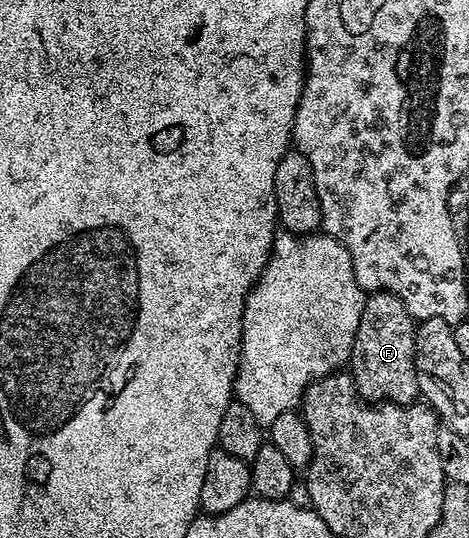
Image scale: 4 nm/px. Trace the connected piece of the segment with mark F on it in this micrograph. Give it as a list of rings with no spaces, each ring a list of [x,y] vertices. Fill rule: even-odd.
[[[373,291],[365,298],[350,360],[350,374],[361,399],[369,403],[407,405],[421,398],[415,372],[416,329],[412,314],[396,295],[389,291]]]

